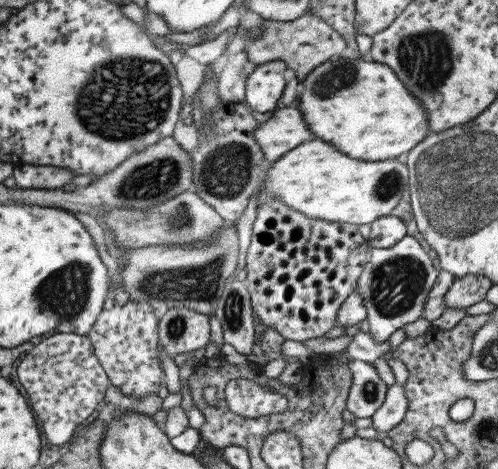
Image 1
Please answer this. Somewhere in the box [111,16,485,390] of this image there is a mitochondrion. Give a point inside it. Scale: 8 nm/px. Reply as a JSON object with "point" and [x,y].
{"point":[426,56]}

